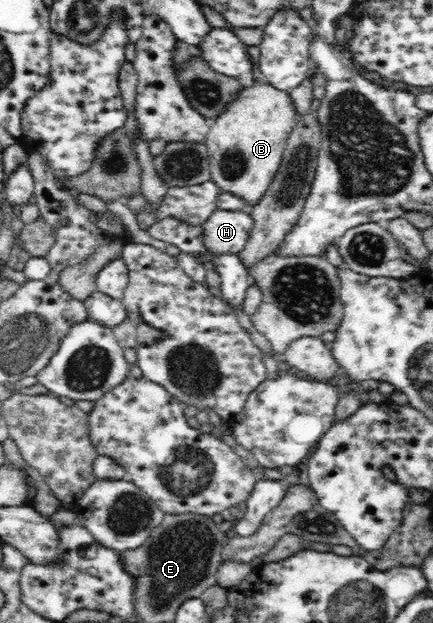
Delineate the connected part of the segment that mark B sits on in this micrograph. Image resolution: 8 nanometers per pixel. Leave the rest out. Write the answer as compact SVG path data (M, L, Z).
M255 80L251 88L242 87L229 106L210 123L205 144L211 180L223 193L241 197L252 207L258 205L281 166L286 142L298 118L290 92Z

